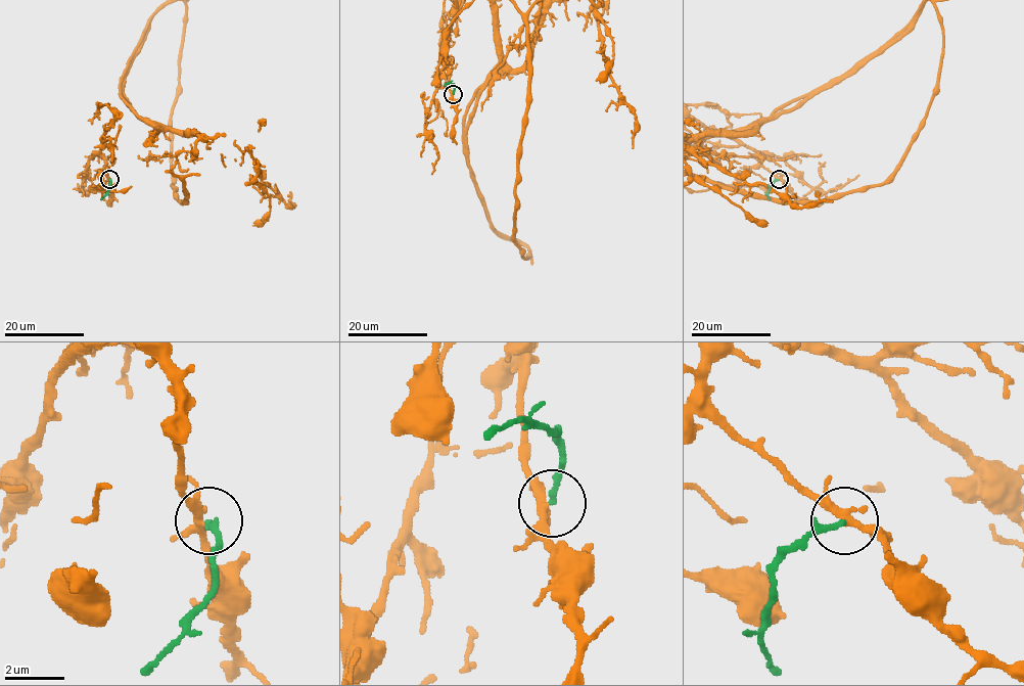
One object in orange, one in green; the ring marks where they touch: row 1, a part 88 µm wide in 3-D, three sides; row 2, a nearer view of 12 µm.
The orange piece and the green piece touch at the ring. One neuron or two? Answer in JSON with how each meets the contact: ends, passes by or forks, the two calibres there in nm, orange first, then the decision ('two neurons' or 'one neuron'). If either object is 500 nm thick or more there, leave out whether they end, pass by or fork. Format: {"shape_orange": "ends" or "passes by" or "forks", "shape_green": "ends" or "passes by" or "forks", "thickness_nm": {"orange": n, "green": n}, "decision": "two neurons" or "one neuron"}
{"shape_orange": "passes by", "shape_green": "ends", "thickness_nm": {"orange": 280, "green": 190}, "decision": "two neurons"}

